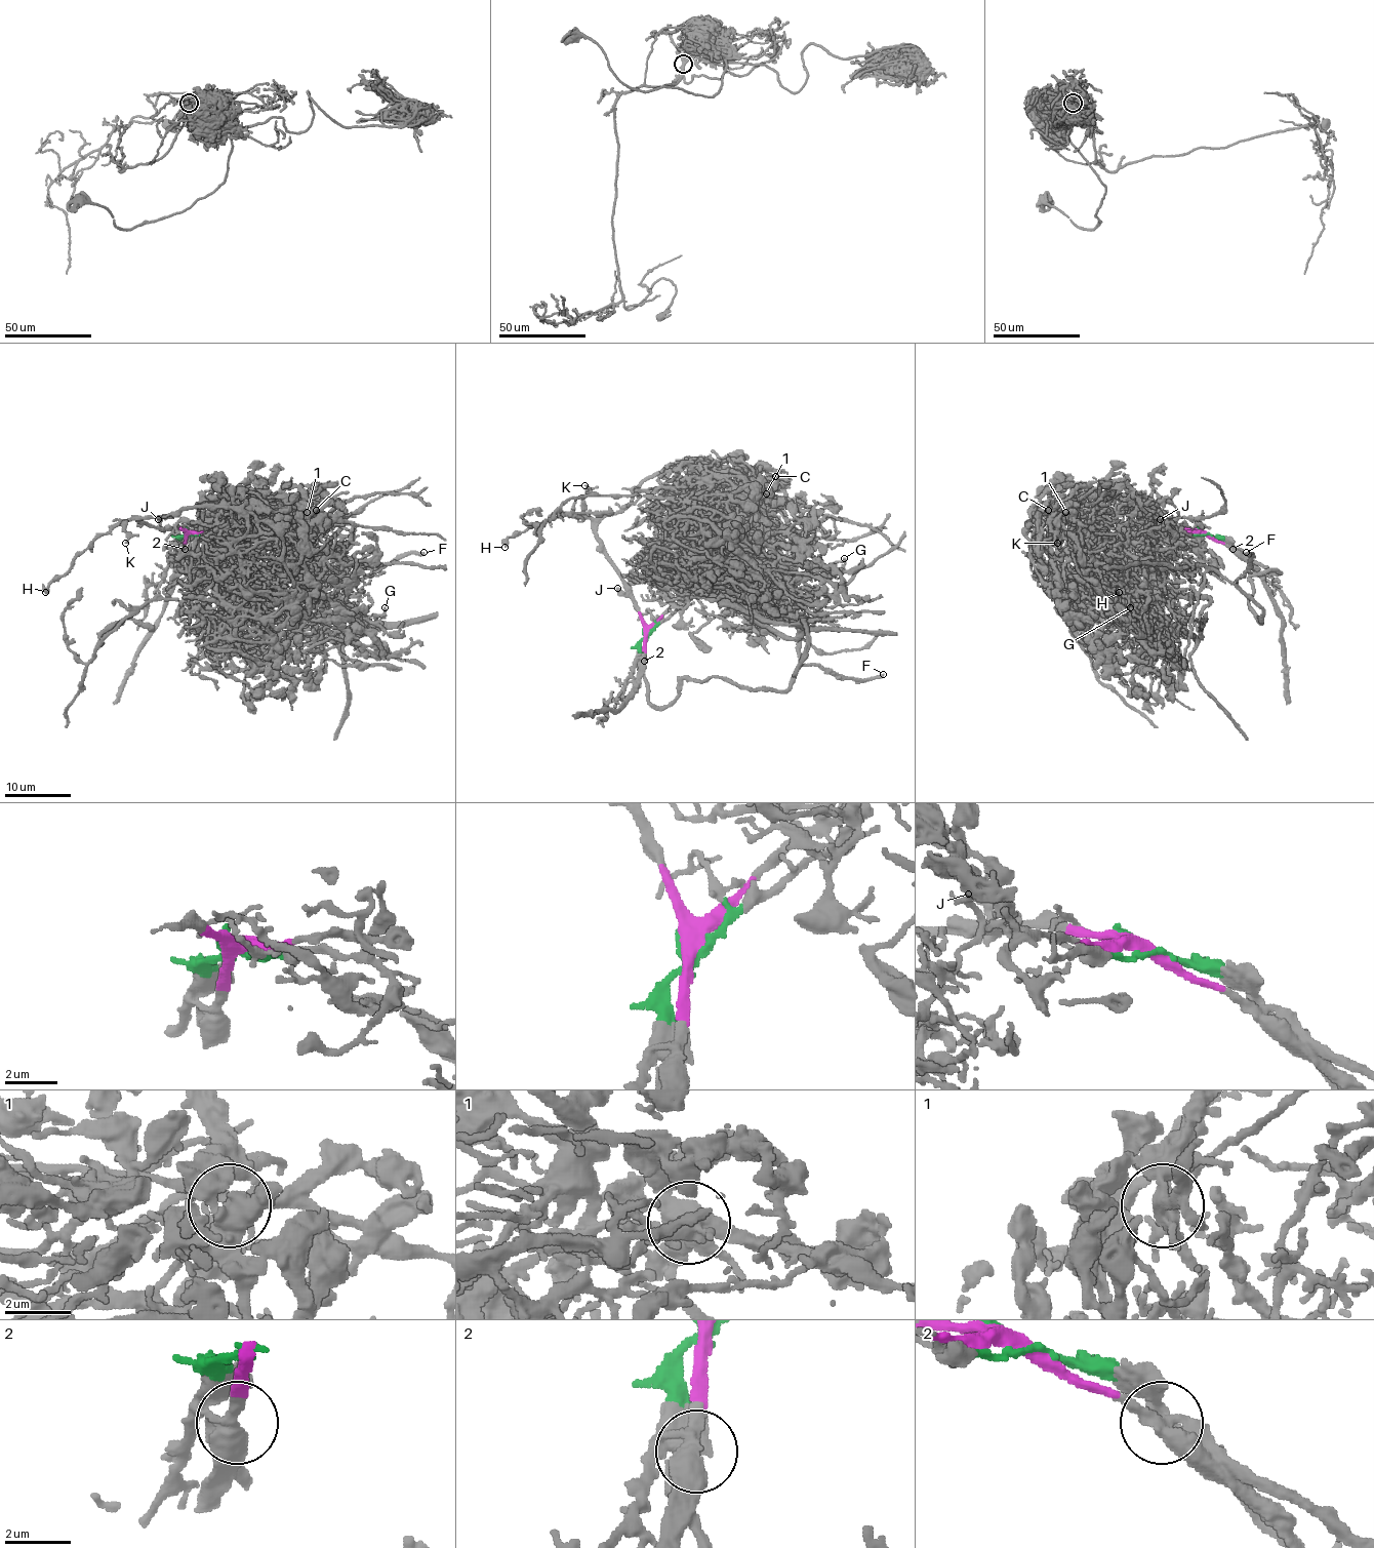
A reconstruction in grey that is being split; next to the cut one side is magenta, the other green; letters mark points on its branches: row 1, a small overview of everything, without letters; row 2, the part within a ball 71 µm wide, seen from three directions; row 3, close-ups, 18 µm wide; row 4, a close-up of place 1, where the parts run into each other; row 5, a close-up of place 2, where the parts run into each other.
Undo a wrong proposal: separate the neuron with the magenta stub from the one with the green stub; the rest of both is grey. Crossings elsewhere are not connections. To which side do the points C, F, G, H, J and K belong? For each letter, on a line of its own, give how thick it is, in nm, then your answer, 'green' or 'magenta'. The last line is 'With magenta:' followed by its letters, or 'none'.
C: calibre 500 nm; green
F: calibre 320 nm; magenta
G: calibre 200 nm; green
H: calibre 320 nm; magenta
J: calibre 400 nm; magenta
K: calibre 140 nm; magenta
With magenta: F, H, J, K

